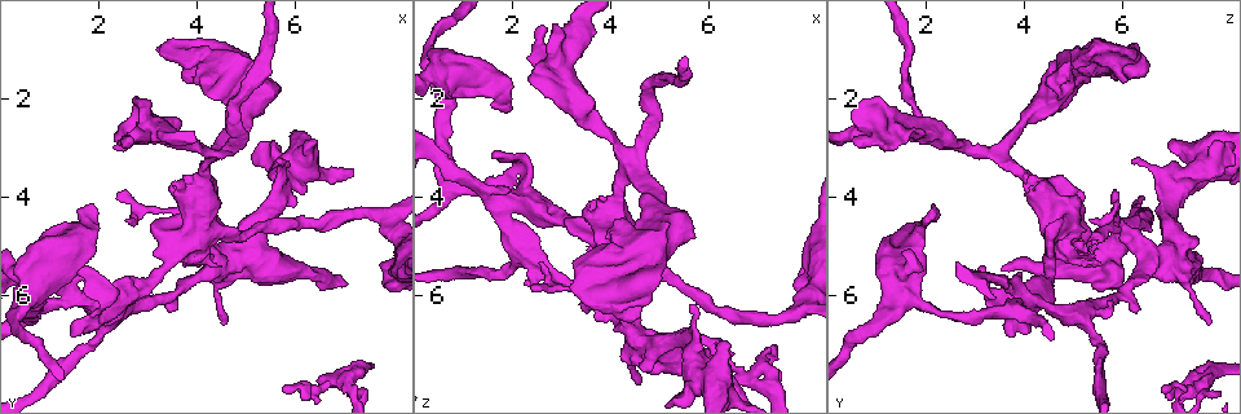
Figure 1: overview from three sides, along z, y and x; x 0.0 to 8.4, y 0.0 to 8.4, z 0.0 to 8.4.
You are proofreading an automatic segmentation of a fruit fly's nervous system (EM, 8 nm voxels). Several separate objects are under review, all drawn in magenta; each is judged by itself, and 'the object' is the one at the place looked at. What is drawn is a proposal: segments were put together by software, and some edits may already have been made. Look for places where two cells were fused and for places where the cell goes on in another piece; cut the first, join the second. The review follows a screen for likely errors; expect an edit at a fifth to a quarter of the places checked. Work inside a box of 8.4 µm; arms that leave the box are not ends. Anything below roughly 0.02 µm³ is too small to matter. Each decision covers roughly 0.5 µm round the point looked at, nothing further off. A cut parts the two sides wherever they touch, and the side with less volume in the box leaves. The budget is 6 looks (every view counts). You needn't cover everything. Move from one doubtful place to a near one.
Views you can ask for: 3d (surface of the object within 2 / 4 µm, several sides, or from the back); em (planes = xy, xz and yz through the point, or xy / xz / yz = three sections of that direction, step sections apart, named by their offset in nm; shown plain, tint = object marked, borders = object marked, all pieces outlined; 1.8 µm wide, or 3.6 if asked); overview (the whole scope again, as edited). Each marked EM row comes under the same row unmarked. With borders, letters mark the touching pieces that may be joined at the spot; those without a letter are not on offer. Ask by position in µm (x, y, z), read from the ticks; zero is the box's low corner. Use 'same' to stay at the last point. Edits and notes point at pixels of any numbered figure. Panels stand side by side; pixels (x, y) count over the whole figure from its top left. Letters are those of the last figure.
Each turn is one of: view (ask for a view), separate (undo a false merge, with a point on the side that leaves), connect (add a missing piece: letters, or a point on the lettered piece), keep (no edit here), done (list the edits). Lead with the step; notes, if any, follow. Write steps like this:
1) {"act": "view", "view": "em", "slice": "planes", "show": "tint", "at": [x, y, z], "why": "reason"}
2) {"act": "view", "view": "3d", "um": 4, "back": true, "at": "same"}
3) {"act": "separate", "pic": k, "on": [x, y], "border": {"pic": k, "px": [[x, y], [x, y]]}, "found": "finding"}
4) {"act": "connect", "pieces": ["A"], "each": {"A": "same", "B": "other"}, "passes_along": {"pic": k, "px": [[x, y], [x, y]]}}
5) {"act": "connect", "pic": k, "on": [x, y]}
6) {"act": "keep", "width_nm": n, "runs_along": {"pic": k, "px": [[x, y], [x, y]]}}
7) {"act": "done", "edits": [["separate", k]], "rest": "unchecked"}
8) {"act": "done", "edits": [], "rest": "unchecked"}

{"act": "view", "view": "em", "um": 3.6, "slice": "yz", "step": 8, "show": "tint", "at": [3.90, 4.90, 4.70], "why": "four arms meet"}

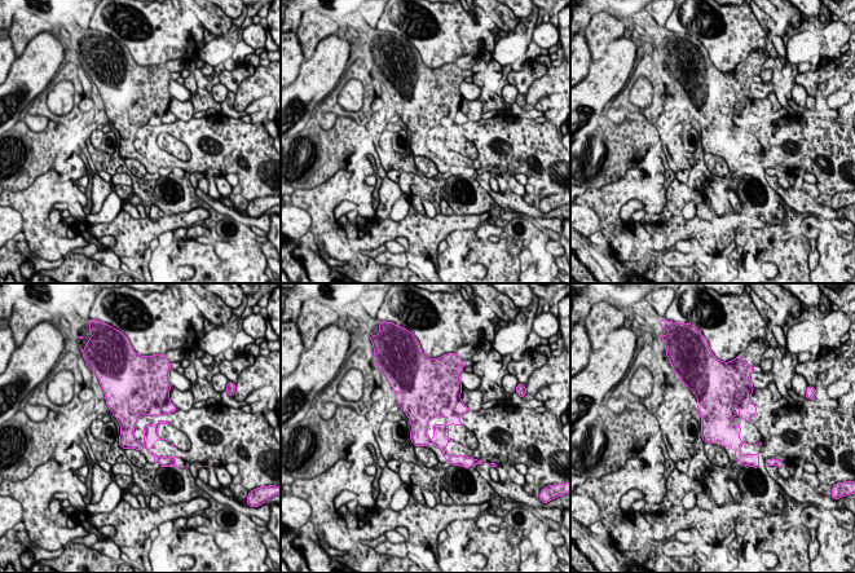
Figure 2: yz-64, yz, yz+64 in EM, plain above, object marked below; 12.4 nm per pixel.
{"act": "view", "view": "em", "um": 3.6, "slice": "planes", "show": "borders", "at": "same", "why": "cut it another way"}

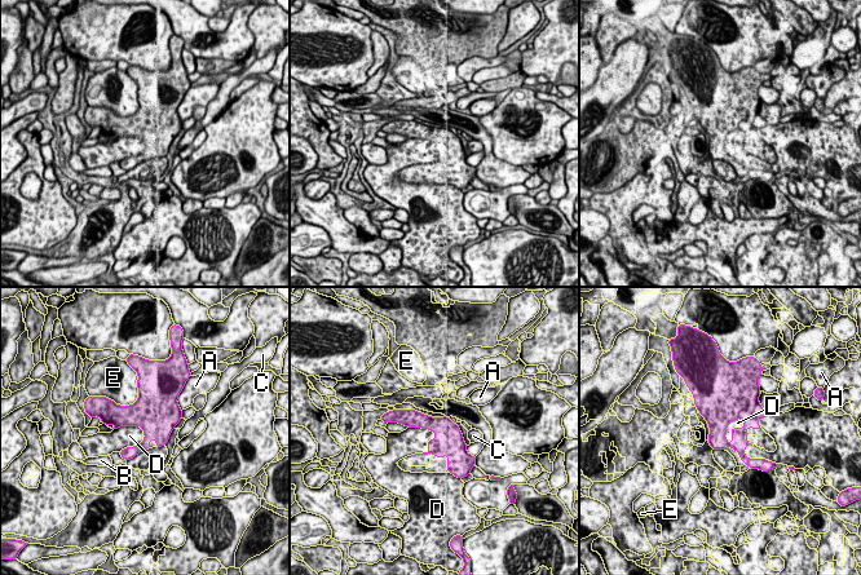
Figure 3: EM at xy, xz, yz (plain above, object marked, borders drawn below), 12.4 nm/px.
{"act": "keep", "each": {"A": "other", "B": "other", "C": "other", "D": "other", "E": "other"}, "found": "one cell here"}

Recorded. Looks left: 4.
{"act": "view", "view": "3d", "um": 2, "at": [2.00, 6.15, 4.20], "why": "thin neck"}

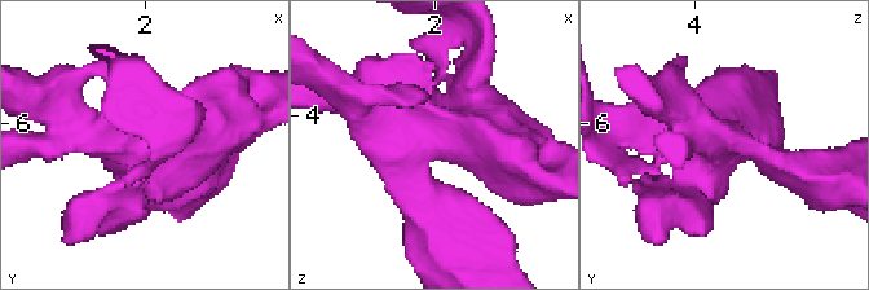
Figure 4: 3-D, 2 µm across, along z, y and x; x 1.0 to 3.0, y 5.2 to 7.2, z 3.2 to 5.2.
{"act": "view", "view": "em", "um": 3.6, "slice": "planes", "show": "borders", "at": [1.98, 6.18, 4.18], "why": "need the tissue"}

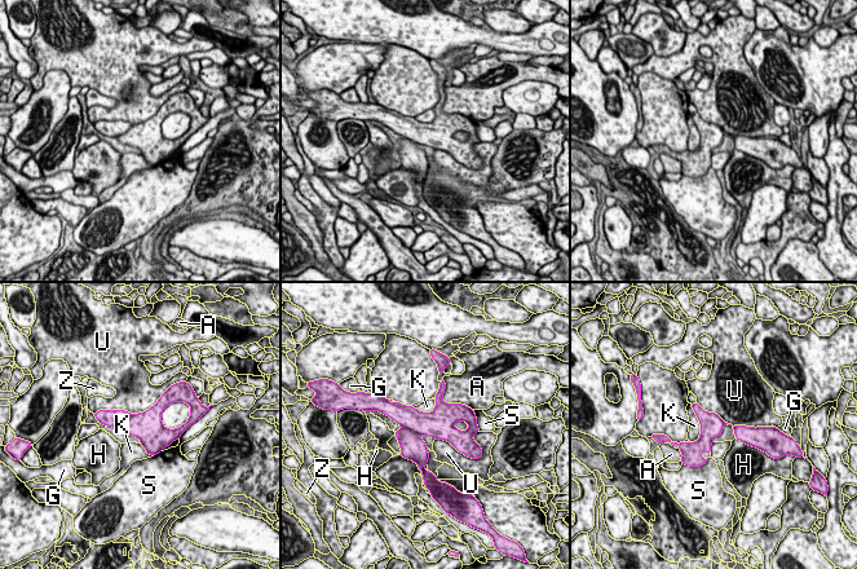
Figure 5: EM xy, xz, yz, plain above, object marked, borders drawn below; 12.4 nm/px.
{"act": "separate", "pic": 5, "on": [115, 418], "each": {"A": "other", "G": "other", "H": "other", "K": "other", "S": "other", "U": "other", "Z": "other"}, "border": {"pic": 5, "px": [[132, 415], [114, 427]]}, "found": "a second cell is stuck on"}

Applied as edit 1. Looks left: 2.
{"act": "done", "edits": [["separate", 5]], "rest": "unchecked"}

